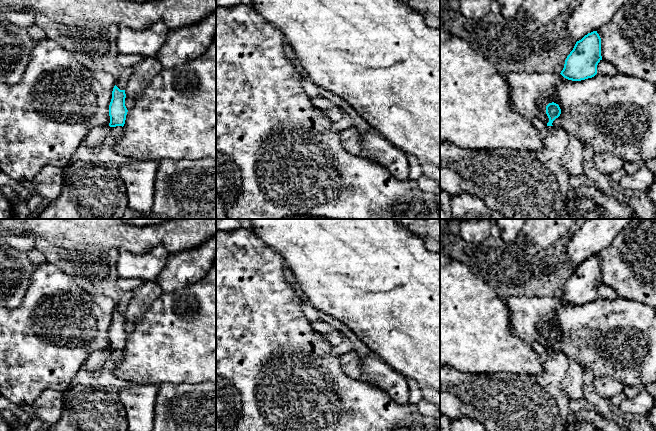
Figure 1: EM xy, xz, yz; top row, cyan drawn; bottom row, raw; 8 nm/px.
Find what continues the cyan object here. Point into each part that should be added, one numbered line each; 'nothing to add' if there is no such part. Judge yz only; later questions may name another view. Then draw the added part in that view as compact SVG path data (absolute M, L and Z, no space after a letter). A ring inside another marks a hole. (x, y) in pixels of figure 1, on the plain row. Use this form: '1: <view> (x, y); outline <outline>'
1: yz (500, 402); outline M547 350L541 375L474 374L449 366L440 366L440 413L450 421L469 417L480 422L487 431L563 431L569 414L570 399L562 385L568 371L568 358L562 352Z

